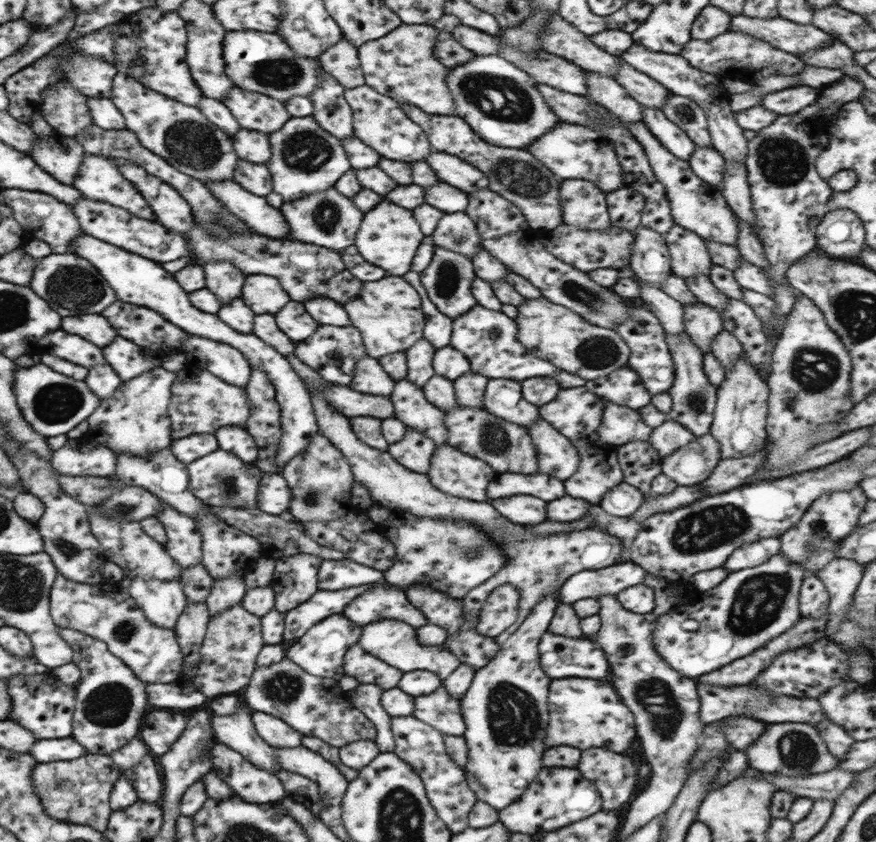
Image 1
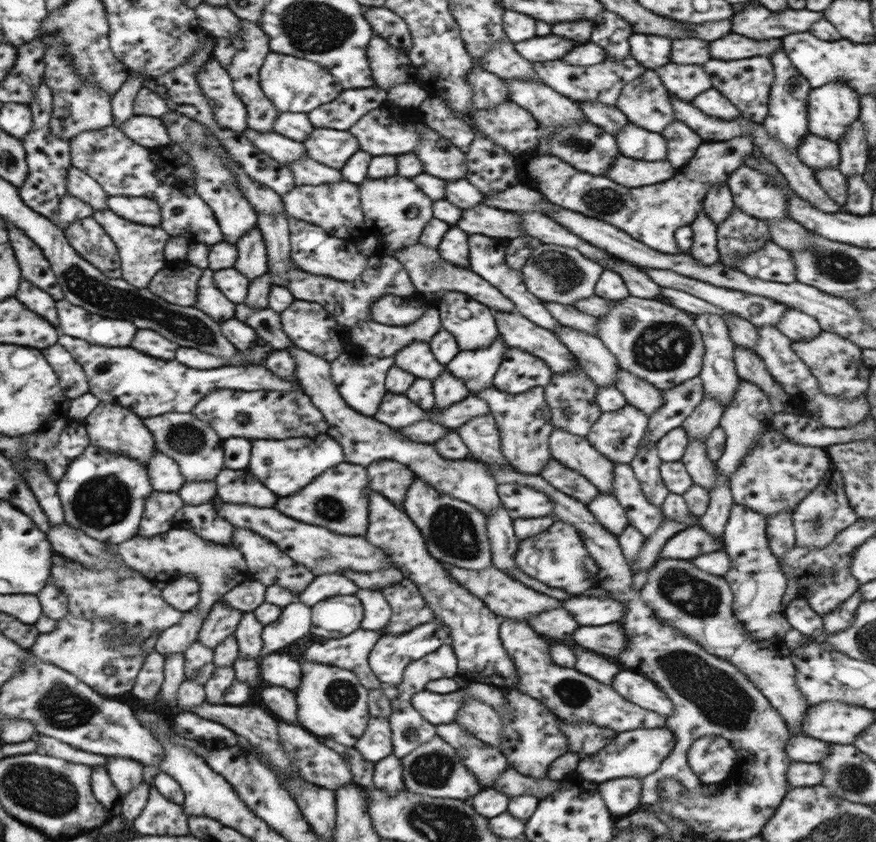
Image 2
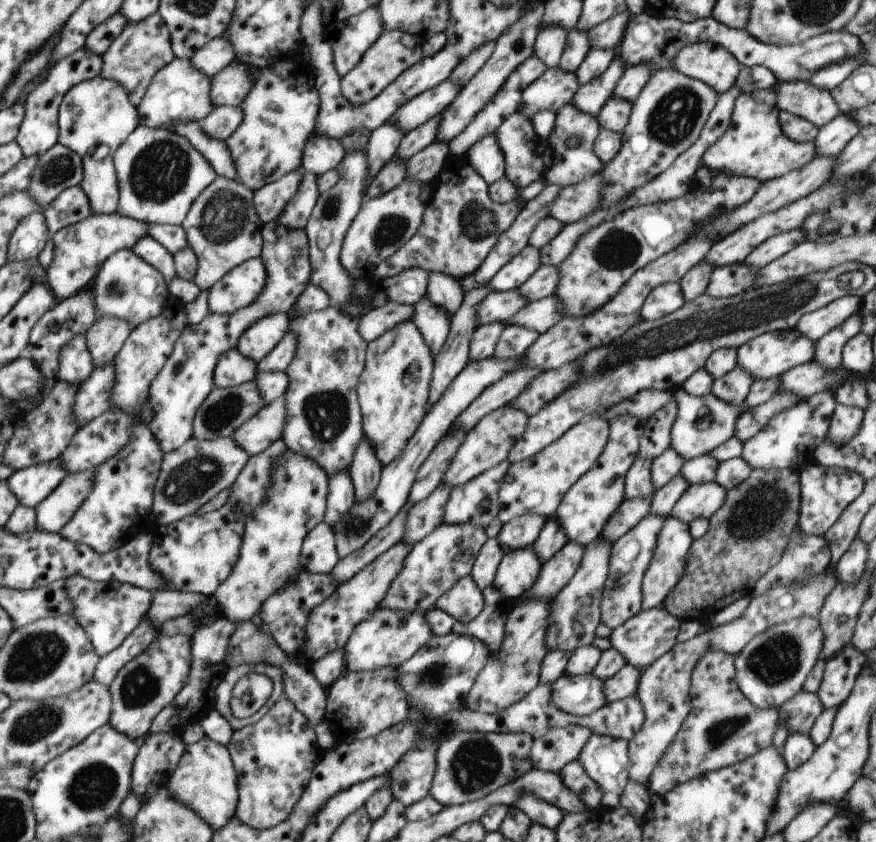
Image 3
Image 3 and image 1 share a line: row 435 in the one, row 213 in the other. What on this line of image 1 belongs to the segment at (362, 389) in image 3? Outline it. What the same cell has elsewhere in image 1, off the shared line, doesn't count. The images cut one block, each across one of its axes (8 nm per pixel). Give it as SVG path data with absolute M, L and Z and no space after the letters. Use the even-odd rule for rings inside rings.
M383 198L376 207L363 213L353 246L369 264L384 268L388 275L402 277L410 271L414 256L424 237L425 234L412 210Z

